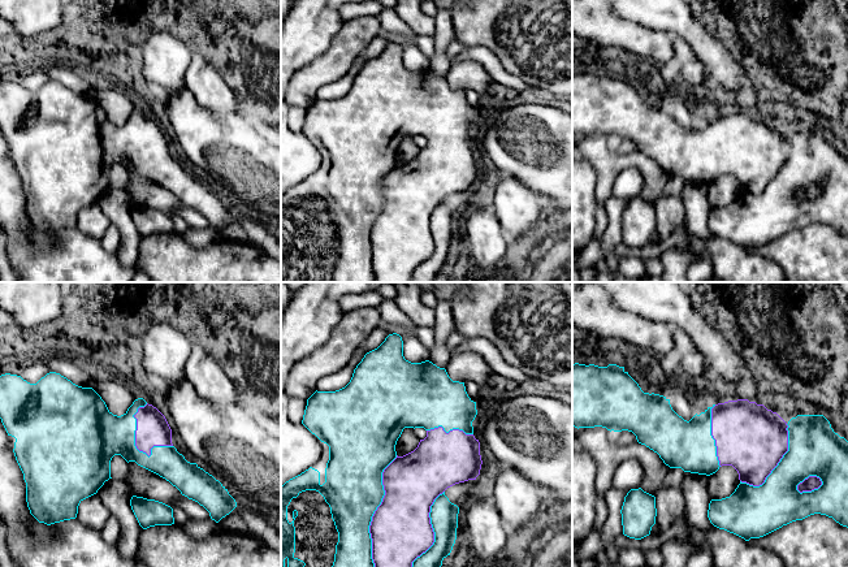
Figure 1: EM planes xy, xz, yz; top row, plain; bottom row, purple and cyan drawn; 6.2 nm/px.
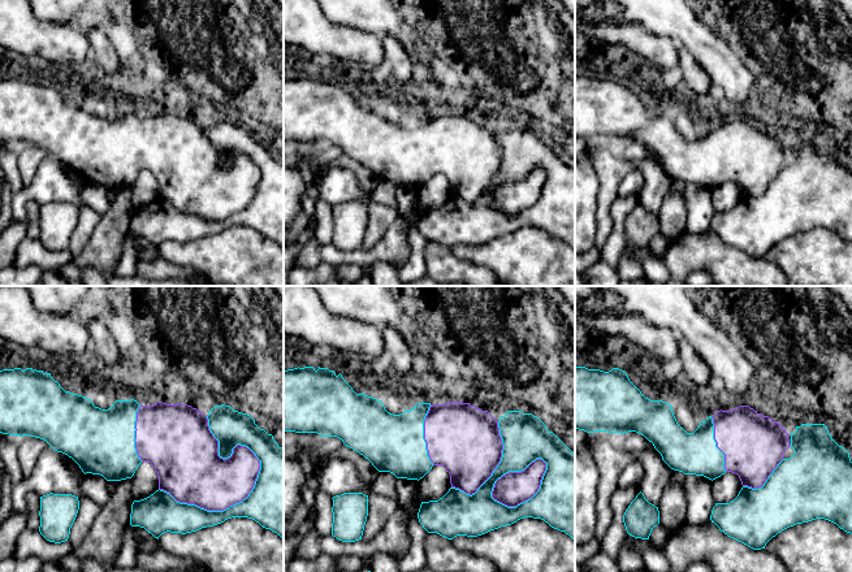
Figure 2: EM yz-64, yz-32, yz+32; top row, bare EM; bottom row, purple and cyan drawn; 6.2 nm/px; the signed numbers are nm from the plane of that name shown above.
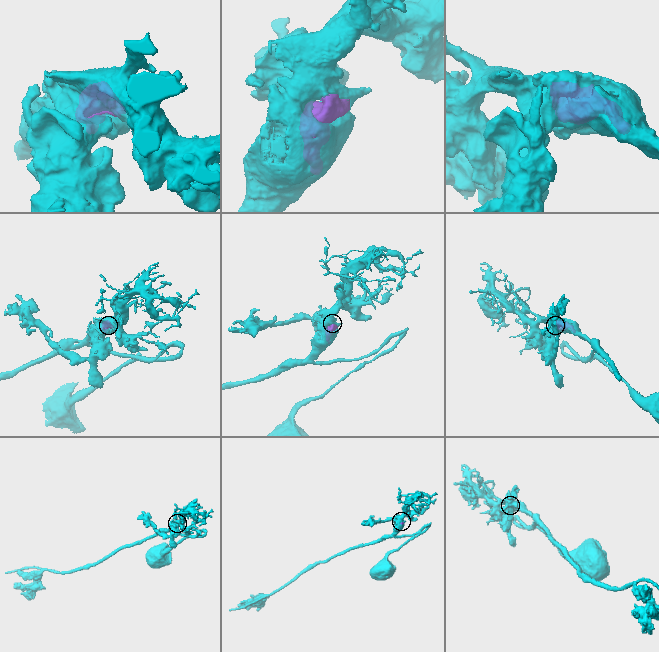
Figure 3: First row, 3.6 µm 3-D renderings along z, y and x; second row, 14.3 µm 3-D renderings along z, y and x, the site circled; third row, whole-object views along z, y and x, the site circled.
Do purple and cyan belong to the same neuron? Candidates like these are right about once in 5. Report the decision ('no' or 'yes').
yes

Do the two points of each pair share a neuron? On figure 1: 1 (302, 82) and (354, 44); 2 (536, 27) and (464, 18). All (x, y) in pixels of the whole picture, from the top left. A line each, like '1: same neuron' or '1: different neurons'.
1: same neuron
2: same neuron

